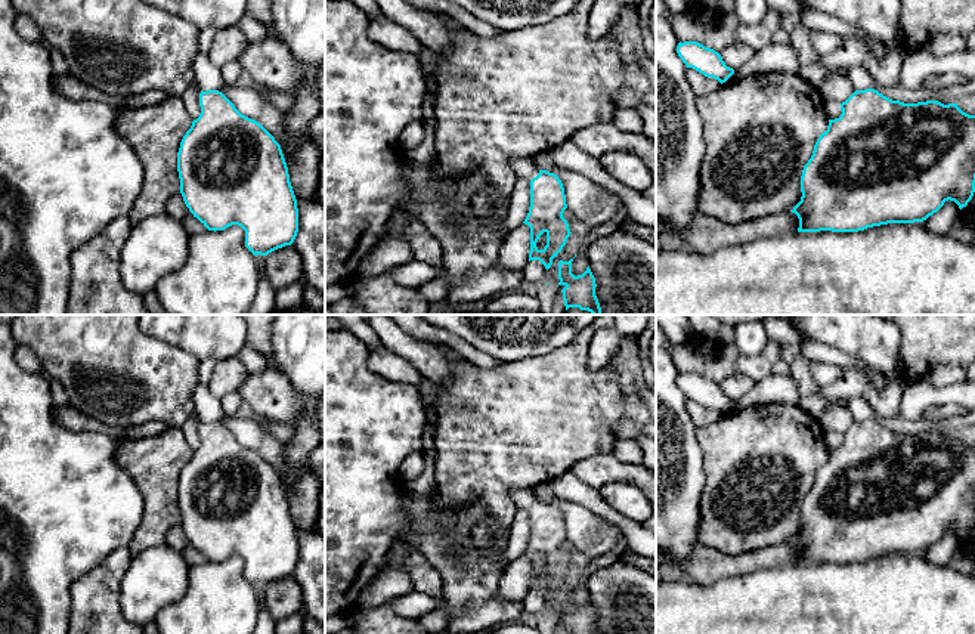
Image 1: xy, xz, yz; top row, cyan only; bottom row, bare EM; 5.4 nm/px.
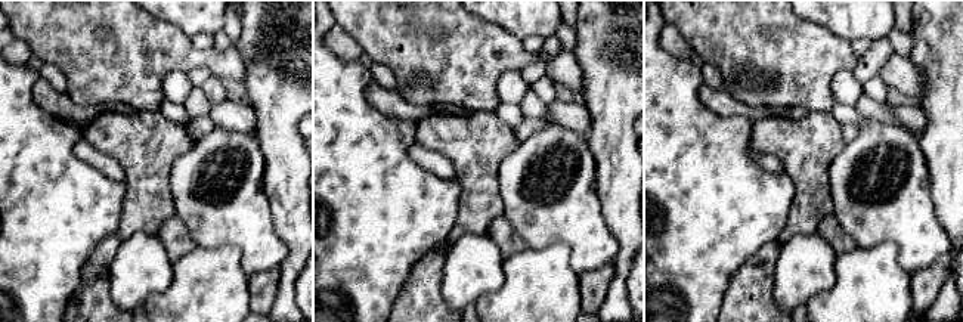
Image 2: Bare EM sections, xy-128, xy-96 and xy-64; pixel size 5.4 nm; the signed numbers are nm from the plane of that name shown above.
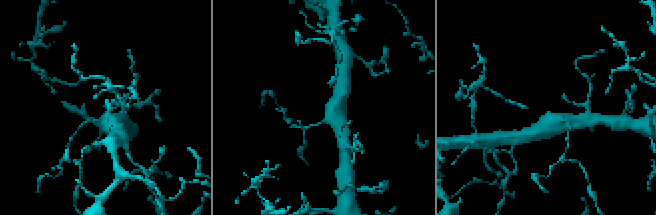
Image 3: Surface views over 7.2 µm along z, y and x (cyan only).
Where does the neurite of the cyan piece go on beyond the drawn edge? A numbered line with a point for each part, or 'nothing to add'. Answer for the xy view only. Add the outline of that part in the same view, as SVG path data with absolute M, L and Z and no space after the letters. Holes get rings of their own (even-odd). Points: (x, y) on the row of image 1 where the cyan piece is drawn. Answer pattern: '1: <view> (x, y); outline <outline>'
nothing to add

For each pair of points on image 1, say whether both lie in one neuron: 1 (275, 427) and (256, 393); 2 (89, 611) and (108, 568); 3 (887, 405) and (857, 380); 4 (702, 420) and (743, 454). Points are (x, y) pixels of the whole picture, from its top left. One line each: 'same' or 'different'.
1: different
2: same
3: same
4: different

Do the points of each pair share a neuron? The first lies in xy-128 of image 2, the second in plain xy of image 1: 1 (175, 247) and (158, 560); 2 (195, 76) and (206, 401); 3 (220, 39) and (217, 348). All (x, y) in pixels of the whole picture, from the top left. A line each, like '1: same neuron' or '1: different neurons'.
1: different neurons
2: different neurons
3: different neurons

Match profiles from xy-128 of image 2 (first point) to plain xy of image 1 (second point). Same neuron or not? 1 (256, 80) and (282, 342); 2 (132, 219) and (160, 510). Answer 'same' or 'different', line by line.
1: same
2: same

